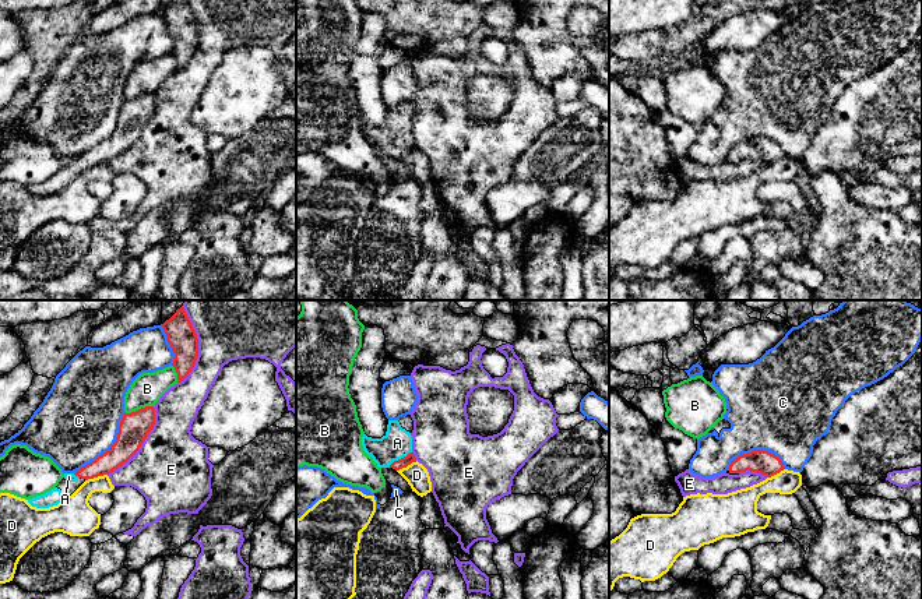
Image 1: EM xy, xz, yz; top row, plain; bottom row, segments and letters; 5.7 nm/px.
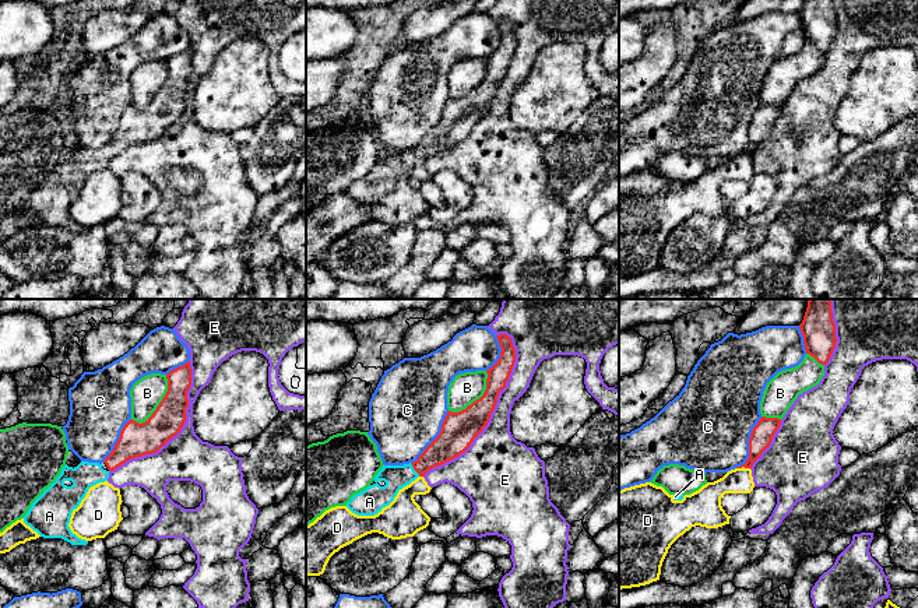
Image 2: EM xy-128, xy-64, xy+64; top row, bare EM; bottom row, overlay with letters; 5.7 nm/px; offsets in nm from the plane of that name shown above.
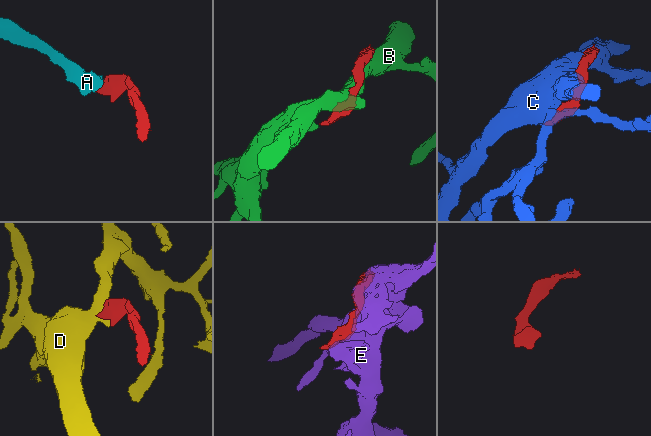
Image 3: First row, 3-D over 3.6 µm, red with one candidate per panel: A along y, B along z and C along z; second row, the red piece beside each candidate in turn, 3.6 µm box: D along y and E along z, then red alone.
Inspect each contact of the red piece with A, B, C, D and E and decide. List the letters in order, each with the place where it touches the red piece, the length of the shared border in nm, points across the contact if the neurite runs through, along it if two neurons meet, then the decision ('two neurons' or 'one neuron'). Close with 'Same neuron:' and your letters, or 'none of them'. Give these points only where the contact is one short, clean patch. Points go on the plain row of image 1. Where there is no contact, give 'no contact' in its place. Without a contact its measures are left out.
A: contact xz (401, 145); length 160 nm; way xz (410, 145), (401, 145), (397, 130); one neuron
B: contact xy (138, 97); length 170 nm; two neurons
C: contact xy (111, 136); length 460 nm; two neurons
D: contact xy (95, 164); length 130 nm; border xy (106, 161), (85, 168); two neurons
E: contact xy (143, 129); length 480 nm; two neurons
Same neuron: A

